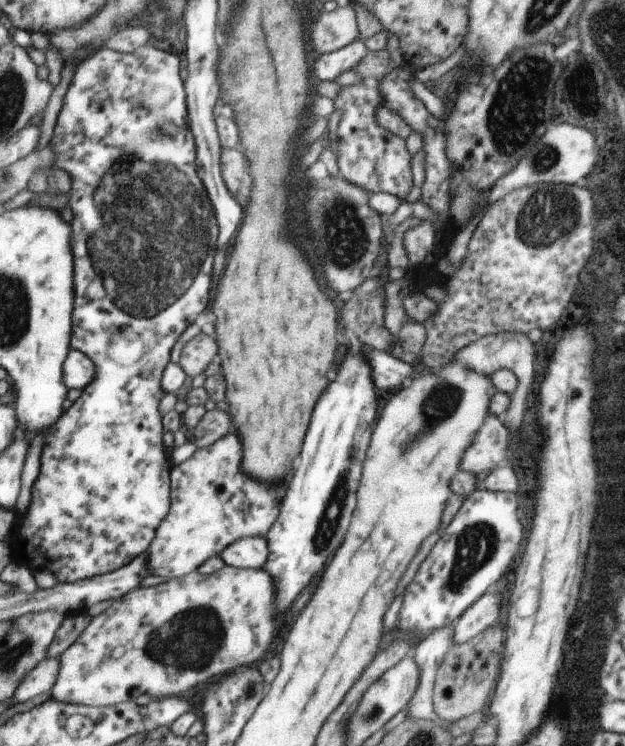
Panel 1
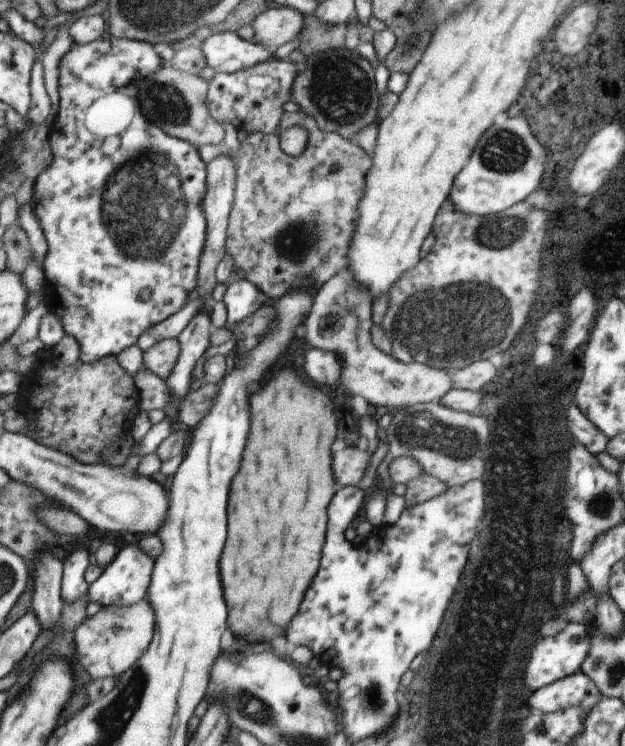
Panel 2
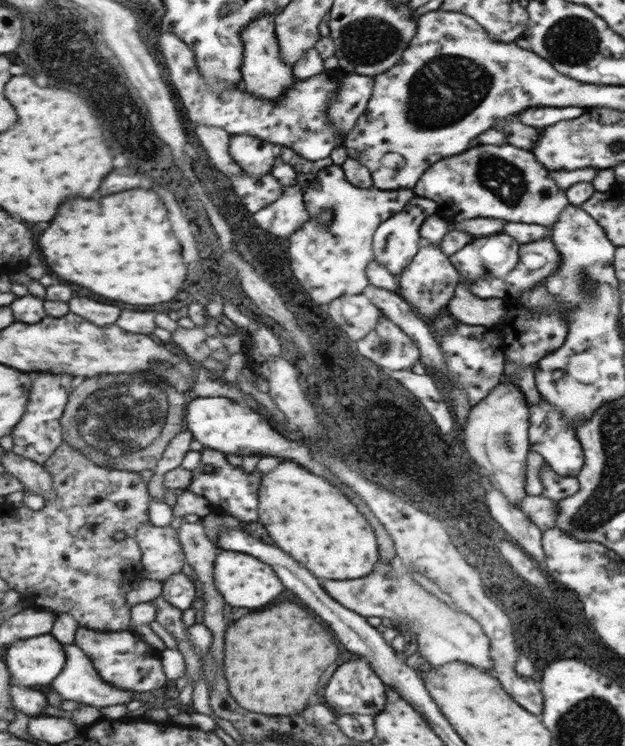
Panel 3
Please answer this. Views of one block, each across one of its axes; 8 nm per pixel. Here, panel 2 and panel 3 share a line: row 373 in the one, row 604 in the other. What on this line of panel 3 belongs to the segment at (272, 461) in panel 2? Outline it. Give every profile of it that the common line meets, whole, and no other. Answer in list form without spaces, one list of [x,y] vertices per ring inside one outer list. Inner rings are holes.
[[[281,602],[269,606],[259,612],[251,612],[229,626],[225,632],[225,680],[229,680],[229,692],[237,696],[237,704],[241,708],[249,708],[249,712],[261,712],[267,716],[293,716],[309,704],[313,704],[313,696],[321,692],[317,684],[325,680],[325,672],[329,672],[329,664],[337,658],[337,644],[331,634],[303,608]]]

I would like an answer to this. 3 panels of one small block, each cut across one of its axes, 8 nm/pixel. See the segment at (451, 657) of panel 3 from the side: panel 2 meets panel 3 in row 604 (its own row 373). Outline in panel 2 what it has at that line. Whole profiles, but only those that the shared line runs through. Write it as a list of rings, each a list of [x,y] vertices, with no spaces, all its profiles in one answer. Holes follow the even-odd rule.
[[[349,270],[339,272],[313,294],[313,308],[307,318],[309,324],[305,324],[307,344],[339,354],[339,358],[343,360],[343,372],[339,378],[341,384],[351,396],[361,396],[373,406],[405,408],[439,402],[453,388],[449,372],[423,364],[397,362],[395,358],[379,352],[369,338],[369,330],[373,326],[371,306],[373,300],[369,288],[365,284],[359,284]]]

